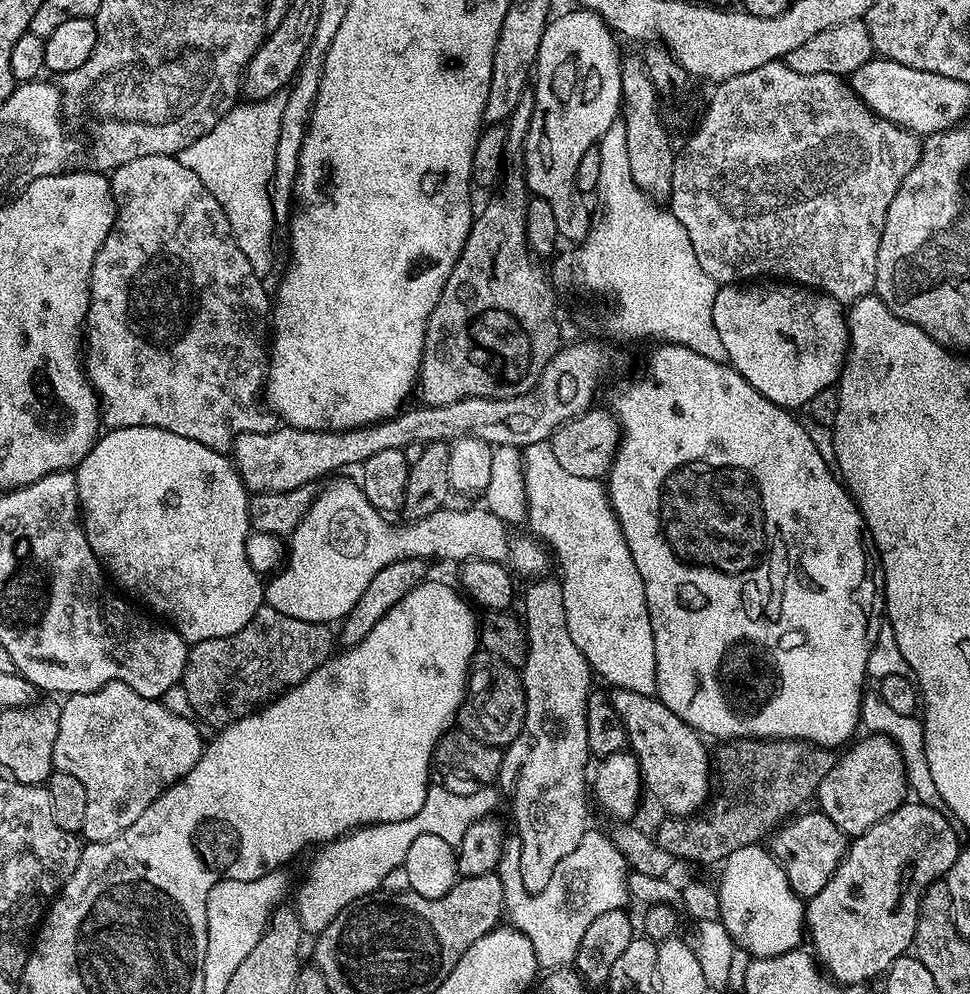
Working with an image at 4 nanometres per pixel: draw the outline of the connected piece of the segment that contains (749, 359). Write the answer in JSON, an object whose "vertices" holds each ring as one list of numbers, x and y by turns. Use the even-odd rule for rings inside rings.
{"vertices":[[741,282,717,287,714,298,714,330,718,330,718,338,722,338,722,346,728,355,727,363,731,364,738,374,742,374,742,378,746,378,746,382,750,382,750,386,754,386,758,394,770,398,770,402,774,402,779,408,789,410,803,409,810,402,810,398,818,394,818,390,833,387,840,379,840,371,844,369,844,359,848,353,848,318,845,305,815,287,791,282]]}

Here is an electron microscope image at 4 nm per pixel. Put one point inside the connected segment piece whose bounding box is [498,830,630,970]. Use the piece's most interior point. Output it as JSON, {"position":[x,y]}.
{"position":[594,880]}

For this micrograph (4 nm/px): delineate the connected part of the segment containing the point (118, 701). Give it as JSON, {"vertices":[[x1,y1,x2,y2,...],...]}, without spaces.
{"vertices":[[110,682,93,692,74,692,65,700,68,701,63,701,60,704,58,739,54,741,52,767,57,772,65,772,66,774,73,775,74,778,78,778,78,782,82,782,82,787,86,790,86,822,82,829,82,836,85,841,109,840,118,834,122,834,122,830,126,830,126,826,134,826,134,822,138,822,138,817,142,814,142,810,146,810,146,806,150,806,150,802,157,800,171,784,183,778,194,766,194,762,198,762,198,758,204,752,205,737,200,737,199,730,195,728,197,725,187,715,184,717,179,716,176,712,171,712,164,705,164,702,160,700,142,698,142,694,138,694,138,690,130,690,130,686,126,686,122,682]]}

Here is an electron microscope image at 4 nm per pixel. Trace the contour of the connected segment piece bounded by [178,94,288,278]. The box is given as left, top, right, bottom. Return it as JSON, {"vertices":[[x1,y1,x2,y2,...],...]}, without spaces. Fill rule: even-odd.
{"vertices":[[277,94,265,100,237,103,228,115,210,129,198,142,190,142,178,153,186,170,194,170,202,178,202,186,218,198,218,206,230,222,238,250,250,261,254,274,267,277,272,268,272,235,278,221,272,215,270,185,274,174,274,154,278,154,278,134,282,134,282,114,286,111,287,95]]}

